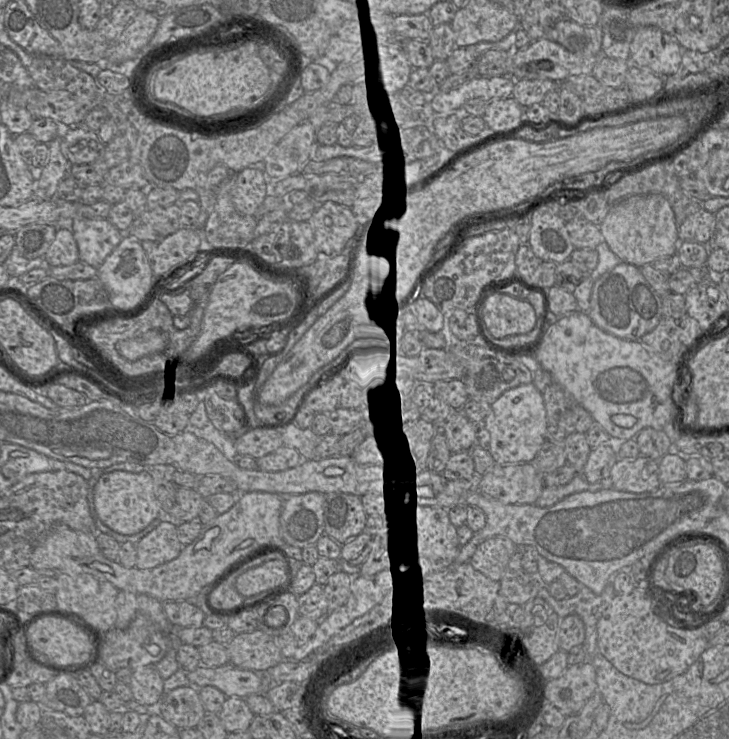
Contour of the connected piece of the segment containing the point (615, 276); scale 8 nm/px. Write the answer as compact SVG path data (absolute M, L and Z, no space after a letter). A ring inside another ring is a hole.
M621 262L594 283L587 314L603 331L622 339L639 340L663 318L662 296L644 278L639 267Z

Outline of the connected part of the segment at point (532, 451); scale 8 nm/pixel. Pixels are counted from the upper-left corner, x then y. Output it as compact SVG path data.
M532 383L505 391L490 404L483 424L490 436L487 448L496 464L532 463L546 441L548 422L542 394Z

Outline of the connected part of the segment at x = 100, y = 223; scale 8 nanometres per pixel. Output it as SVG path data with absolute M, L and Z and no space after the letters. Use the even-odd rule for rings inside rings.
M77 218L71 225L79 260L98 268L119 245L124 233L107 219Z

